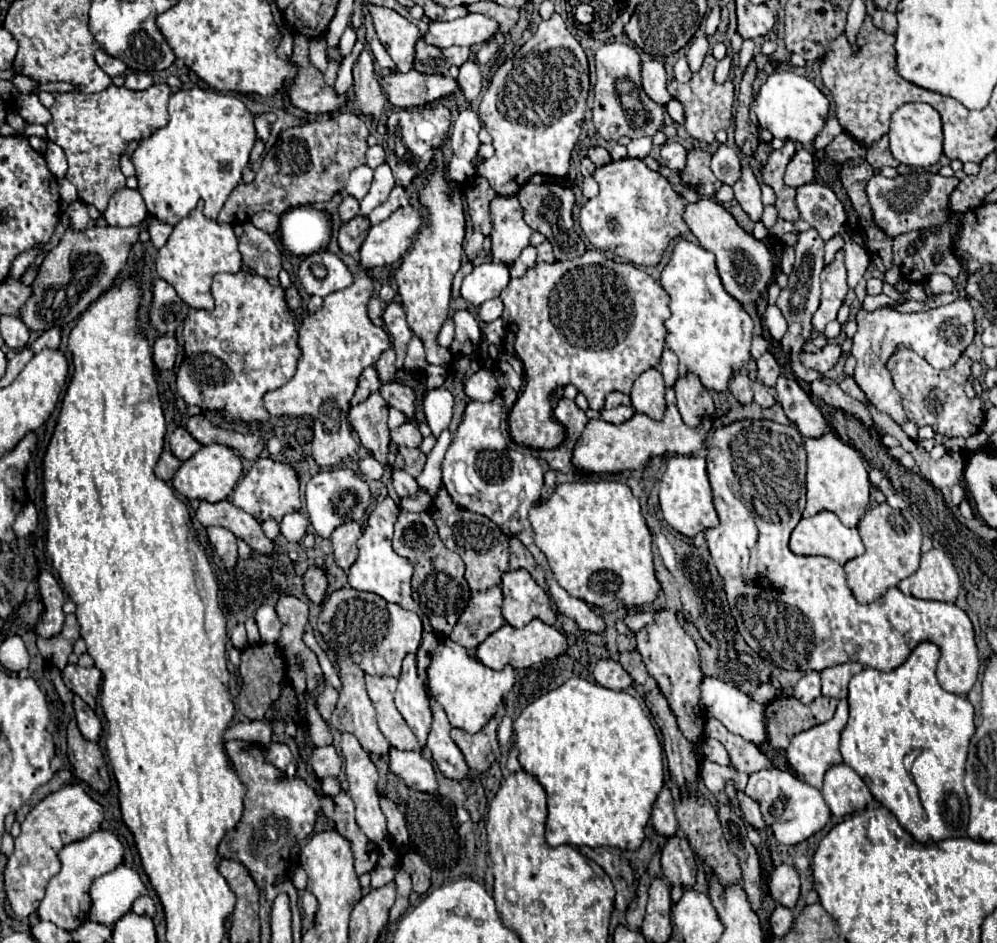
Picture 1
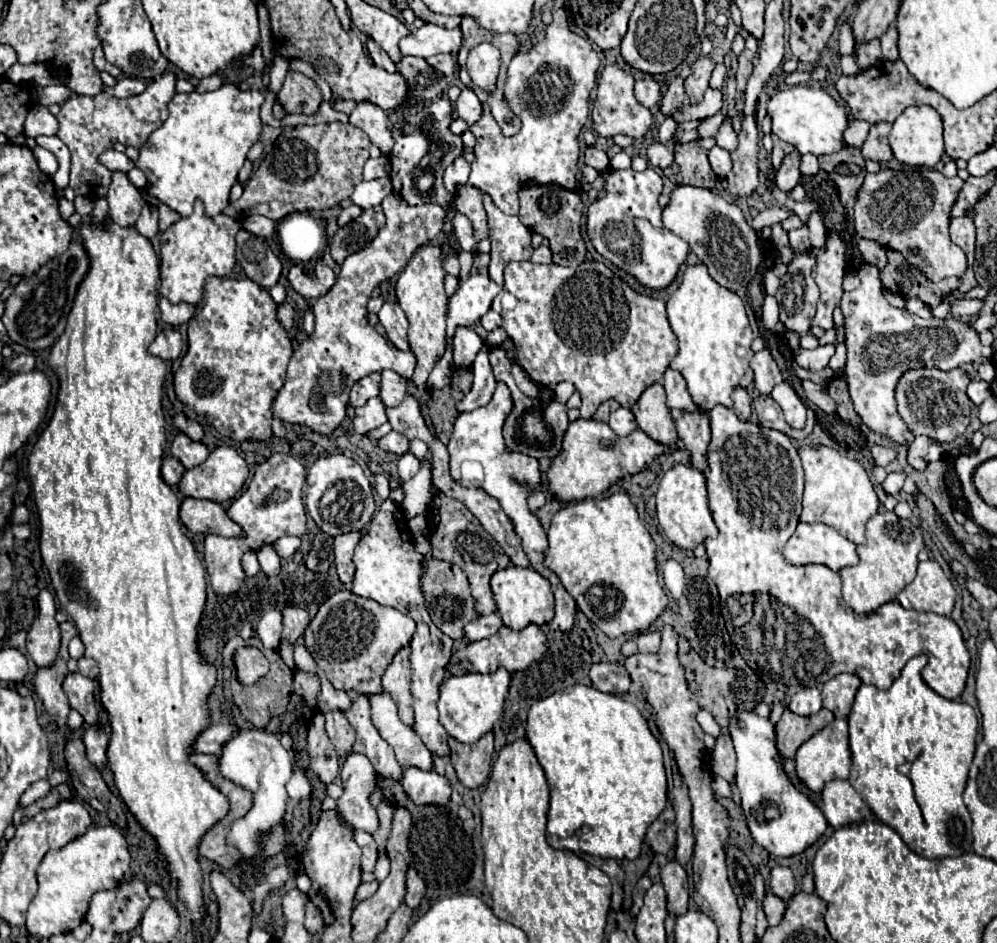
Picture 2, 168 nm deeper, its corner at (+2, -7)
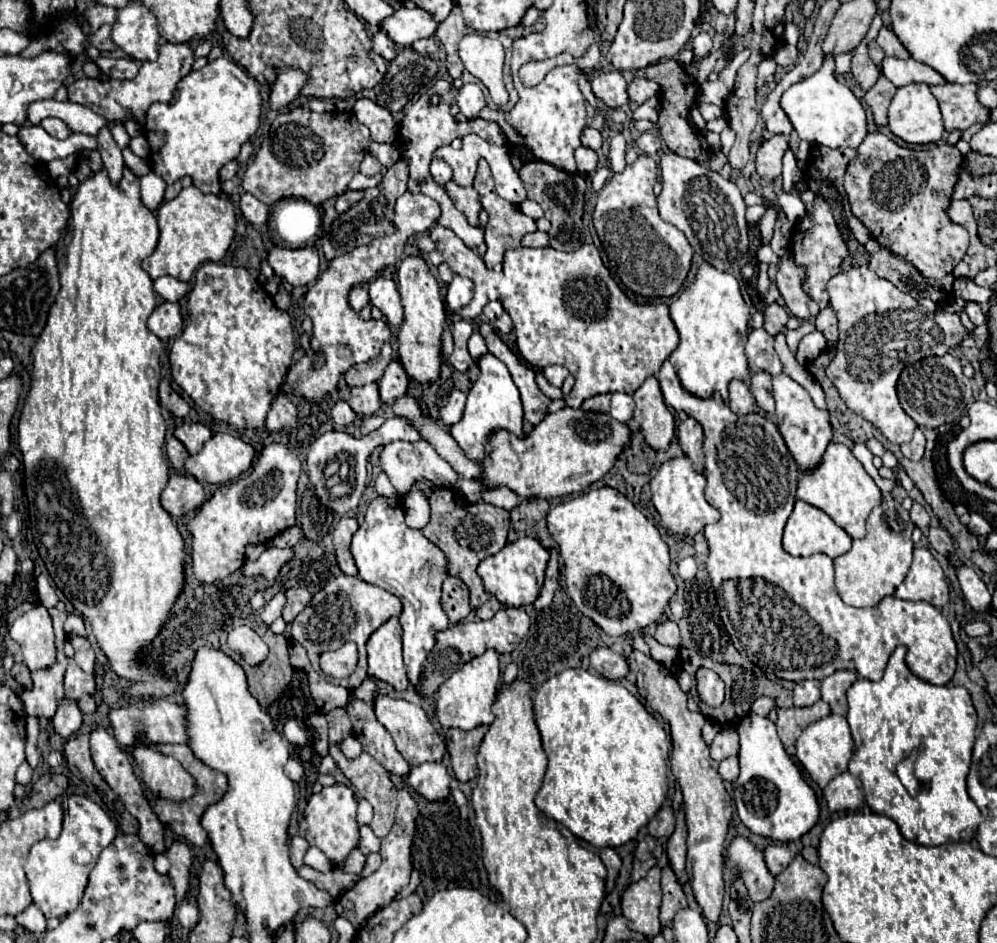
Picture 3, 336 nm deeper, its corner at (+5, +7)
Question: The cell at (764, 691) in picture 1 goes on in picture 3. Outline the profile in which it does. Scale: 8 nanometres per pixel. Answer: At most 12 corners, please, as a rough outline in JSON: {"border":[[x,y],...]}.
{"border":[[767,696],[757,698],[751,706],[755,714],[767,716],[775,708],[775,700]]}

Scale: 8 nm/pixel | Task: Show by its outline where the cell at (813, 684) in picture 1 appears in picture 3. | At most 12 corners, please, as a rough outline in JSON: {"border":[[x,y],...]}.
{"border":[[801,680],[793,688],[795,706],[821,698],[819,680]]}

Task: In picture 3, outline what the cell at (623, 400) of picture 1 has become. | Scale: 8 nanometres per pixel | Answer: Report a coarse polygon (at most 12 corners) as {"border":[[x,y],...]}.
{"border":[[597,394],[583,402],[583,410],[609,412],[611,394]]}

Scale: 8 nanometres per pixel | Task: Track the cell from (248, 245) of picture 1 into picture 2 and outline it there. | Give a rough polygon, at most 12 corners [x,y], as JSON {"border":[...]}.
{"border":[[240,230],[236,258],[270,290],[282,264],[266,240]]}

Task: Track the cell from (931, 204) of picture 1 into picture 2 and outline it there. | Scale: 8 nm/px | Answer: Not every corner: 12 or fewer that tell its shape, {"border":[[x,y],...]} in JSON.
{"border":[[880,168],[856,194],[862,238],[930,282],[966,272],[948,236],[964,180]]}

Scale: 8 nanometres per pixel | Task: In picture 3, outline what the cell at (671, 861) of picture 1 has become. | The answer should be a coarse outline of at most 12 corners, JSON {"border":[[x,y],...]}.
{"border":[[671,866],[661,872],[661,924],[671,926],[687,906],[685,892]]}

